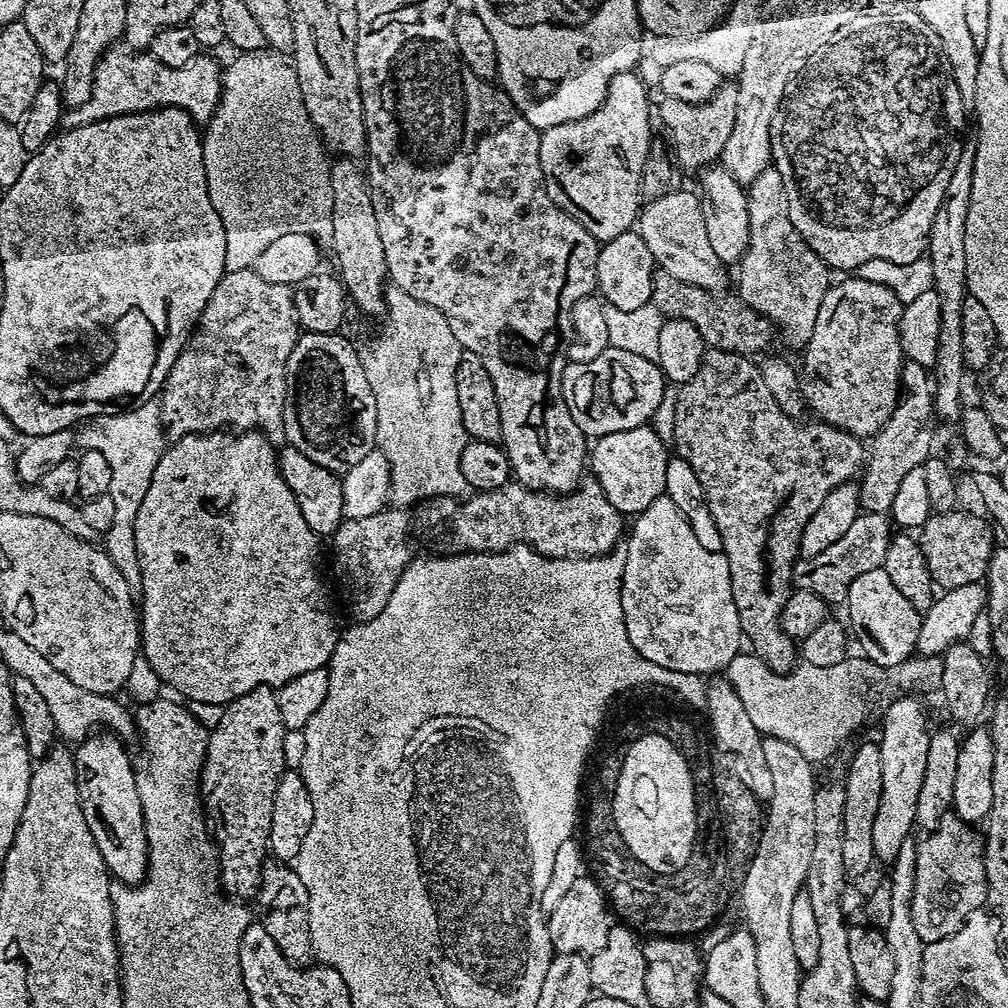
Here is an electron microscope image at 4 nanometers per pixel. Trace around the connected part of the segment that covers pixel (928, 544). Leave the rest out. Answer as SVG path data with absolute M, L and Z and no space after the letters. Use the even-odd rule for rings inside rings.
M960 510L929 516L919 529L920 549L932 575L933 585L947 590L971 583L981 583L987 577L988 563L998 541L992 537L994 528L985 518L965 515Z

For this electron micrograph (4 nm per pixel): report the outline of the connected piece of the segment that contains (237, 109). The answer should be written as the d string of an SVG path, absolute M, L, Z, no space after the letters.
M268 50L245 52L237 57L229 68L227 65L223 69L222 91L216 113L202 132L208 193L210 202L214 202L214 210L218 210L218 218L222 218L226 246L230 250L259 250L270 246L270 242L282 234L331 233L330 164L324 161L322 141L306 114L295 67L291 63L283 64L279 55Z

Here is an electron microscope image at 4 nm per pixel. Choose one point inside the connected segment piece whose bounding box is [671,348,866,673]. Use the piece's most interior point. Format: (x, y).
(763, 474)

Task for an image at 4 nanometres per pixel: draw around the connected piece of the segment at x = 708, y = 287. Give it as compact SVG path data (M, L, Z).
M671 192L645 203L638 217L638 231L659 271L674 274L674 278L682 278L682 282L690 282L707 292L720 294L728 280L729 269L710 246L702 200L693 192Z

